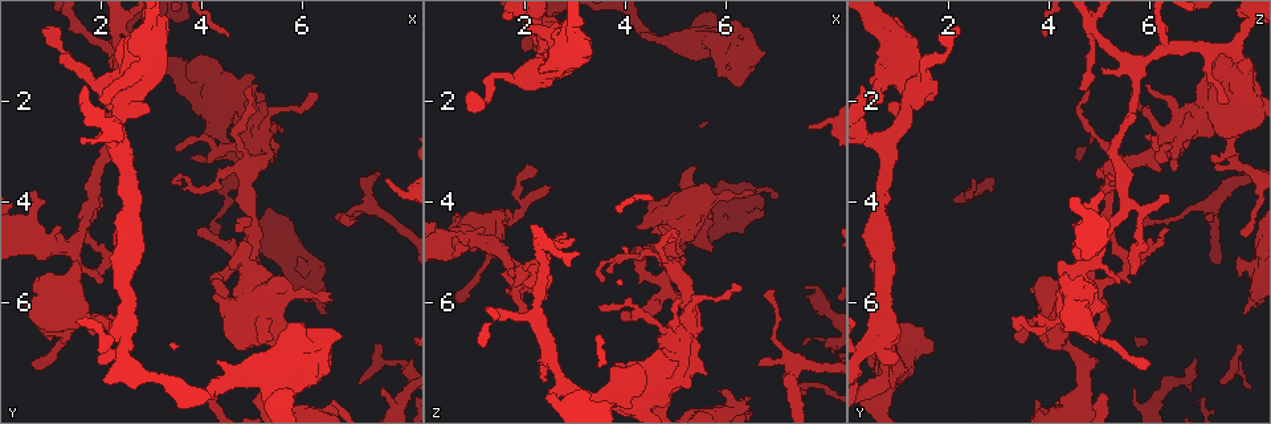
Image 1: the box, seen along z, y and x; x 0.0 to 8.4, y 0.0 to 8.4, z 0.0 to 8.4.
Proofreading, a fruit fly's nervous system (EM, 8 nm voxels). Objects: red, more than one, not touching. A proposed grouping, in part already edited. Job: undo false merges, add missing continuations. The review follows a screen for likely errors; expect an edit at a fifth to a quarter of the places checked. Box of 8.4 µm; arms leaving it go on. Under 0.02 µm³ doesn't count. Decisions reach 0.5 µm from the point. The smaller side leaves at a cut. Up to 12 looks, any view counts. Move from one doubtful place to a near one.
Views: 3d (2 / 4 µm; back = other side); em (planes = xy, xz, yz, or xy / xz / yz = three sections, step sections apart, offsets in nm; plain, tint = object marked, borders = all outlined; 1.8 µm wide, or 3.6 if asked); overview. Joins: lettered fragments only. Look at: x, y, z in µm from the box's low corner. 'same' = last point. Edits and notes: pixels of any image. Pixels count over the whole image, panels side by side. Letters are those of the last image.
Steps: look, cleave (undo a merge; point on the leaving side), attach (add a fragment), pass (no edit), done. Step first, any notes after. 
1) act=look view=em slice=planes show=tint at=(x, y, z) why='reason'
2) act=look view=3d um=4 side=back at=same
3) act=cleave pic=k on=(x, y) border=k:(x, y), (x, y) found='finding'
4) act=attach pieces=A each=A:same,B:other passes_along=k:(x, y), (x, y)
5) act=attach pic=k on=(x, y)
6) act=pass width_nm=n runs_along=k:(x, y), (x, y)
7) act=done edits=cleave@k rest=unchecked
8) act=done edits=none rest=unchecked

act=look view=em slice=planes show=borders at=(2.55, 1.45, 5.15) why='free end'

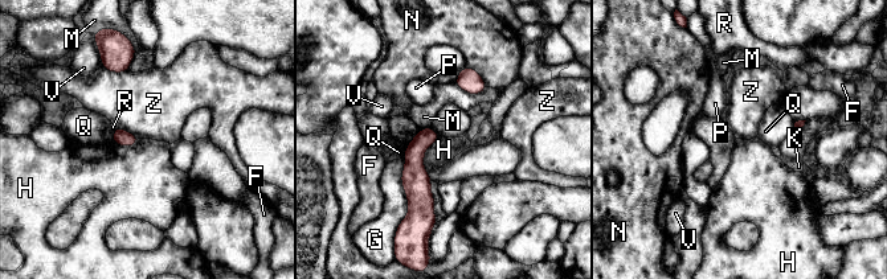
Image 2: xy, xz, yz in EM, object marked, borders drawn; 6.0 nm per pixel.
act=pass longest_contact=G:400nm each=F:other,G:other,H:other,K:other,M:other,N:other,P:other,Q:other,R:other,V:other,Z:other border=2:(440, 136), (424, 155), (428, 173) found='no lettered fragment goes on from it'

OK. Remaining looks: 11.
act=look view=3d um=2 at=(1.50, 4.85, 4.90) why='abrupt turn'

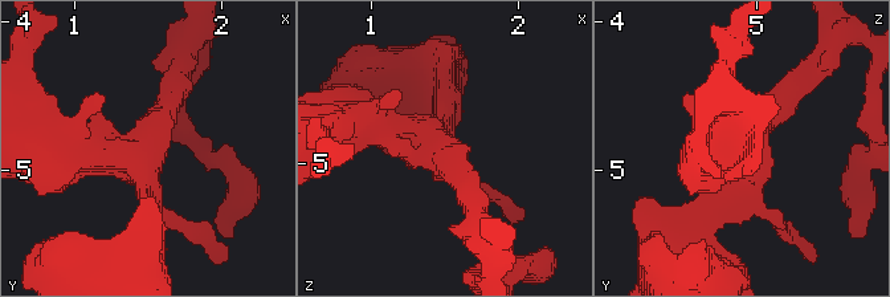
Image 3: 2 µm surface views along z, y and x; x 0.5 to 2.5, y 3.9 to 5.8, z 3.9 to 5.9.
act=look view=em um=3.6 slice=planes show=borders at=(1.48, 4.88, 4.94)

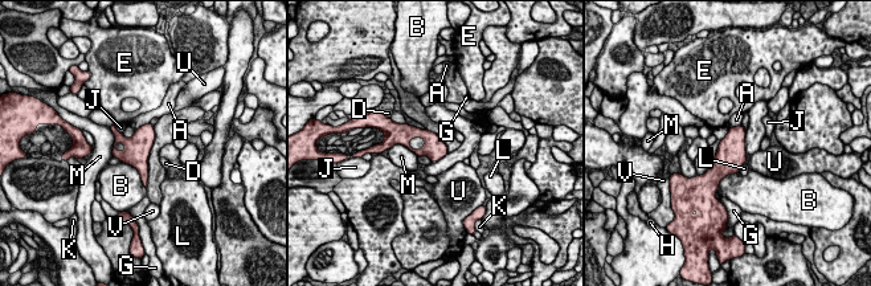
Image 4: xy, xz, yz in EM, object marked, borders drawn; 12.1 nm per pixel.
act=pass longest_contact=B:440nm each=A:other,B:other,D:other,E:other,G:other,H:other,J:other,K:other,L:other,M:other,U:other,V:other found='one neuron here'

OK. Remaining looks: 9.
act=look view=3d um=4 at=(5.05, 4.75, 5.10) why='three arms meet'

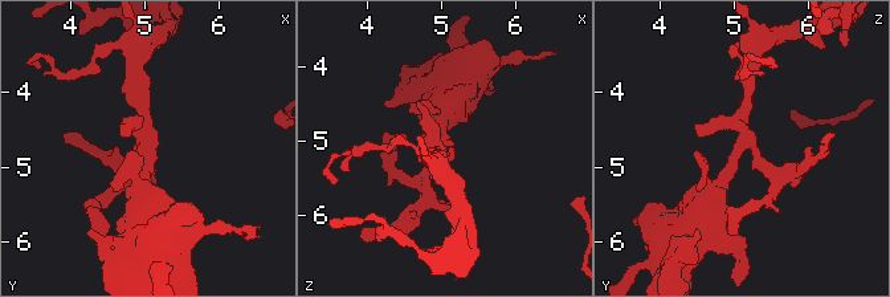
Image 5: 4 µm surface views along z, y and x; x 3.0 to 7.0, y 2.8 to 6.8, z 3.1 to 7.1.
act=look view=em slice=xy step=4 show=tint at=(5.00, 4.75, 5.10) why='shape alone is not enough'

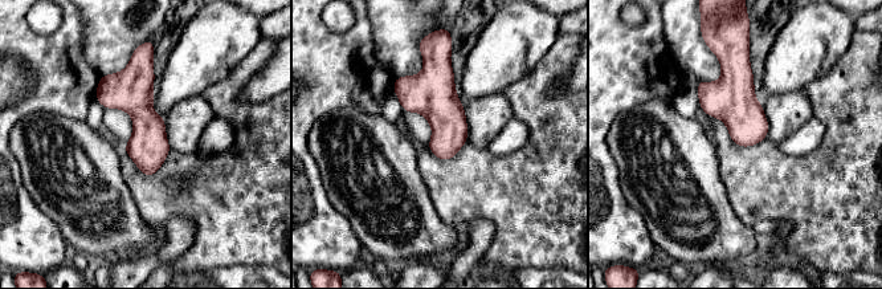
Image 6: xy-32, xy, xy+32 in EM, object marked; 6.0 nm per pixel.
act=look view=em slice=planes show=borders at=same why='cut it another way'

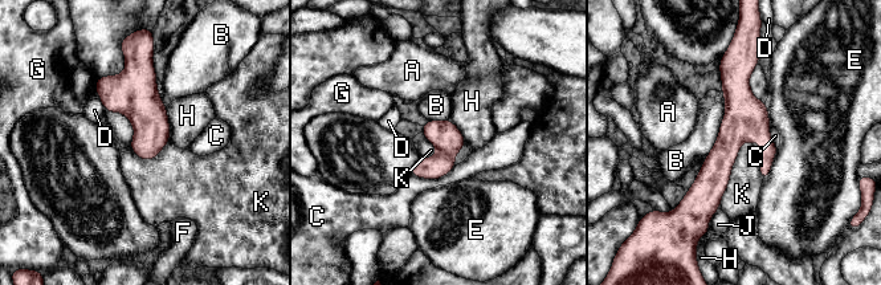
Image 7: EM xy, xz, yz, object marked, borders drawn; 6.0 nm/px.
act=pass longest_contact=B:440nm each=A:other,B:other,C:other,D:other,E:other,F:other,G:other,H:other,J:other,K:other found='all the same neuron'

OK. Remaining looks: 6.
act=look view=em slice=yz step=16 show=borders at=(6.65, 4.40, 7.20) why='tapers out'

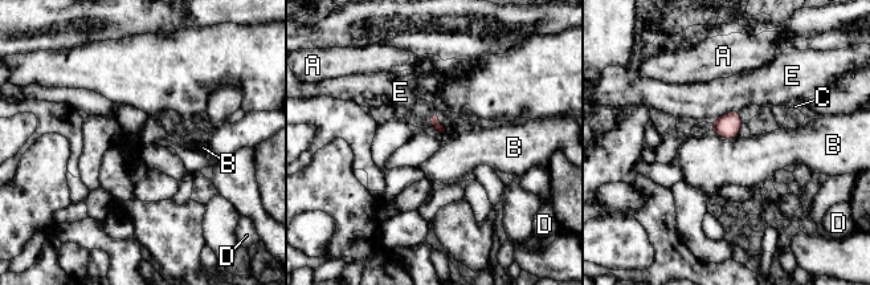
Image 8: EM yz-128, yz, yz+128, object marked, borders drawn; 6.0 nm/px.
act=look view=em slice=planes show=borders at=same why='another direction'

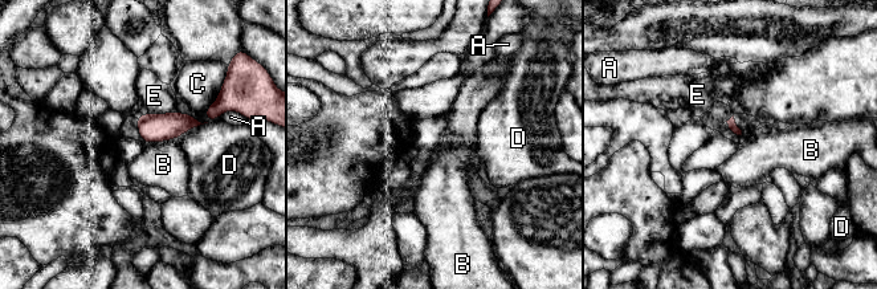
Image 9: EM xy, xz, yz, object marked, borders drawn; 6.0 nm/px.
act=pass longest_contact=D:280nm each=A:other,B:other,C:other,D:other,E:other border=9:(178, 137), (145, 143) found='none of them fits'

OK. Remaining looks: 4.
act=look view=em slice=planes show=borders at=(6.20, 6.85, 1.05) why='abrupt turn'

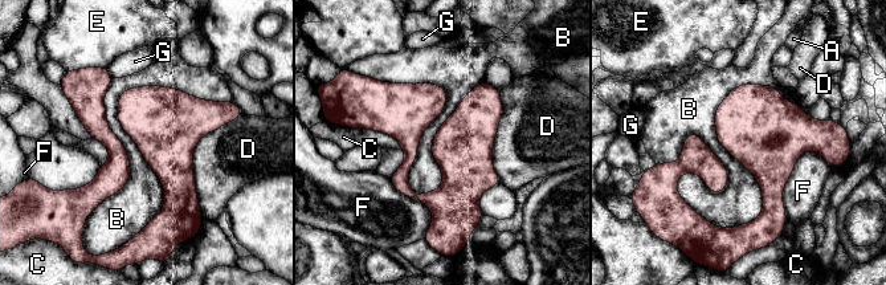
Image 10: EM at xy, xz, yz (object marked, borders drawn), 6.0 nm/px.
act=pass each=A:other,B:other,C:other,D:other,E:other,F:other,G:other border=10:(774, 86), (713, 226) found='one neuron here'

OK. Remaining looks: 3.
act=done edits=none rest=unchecked

